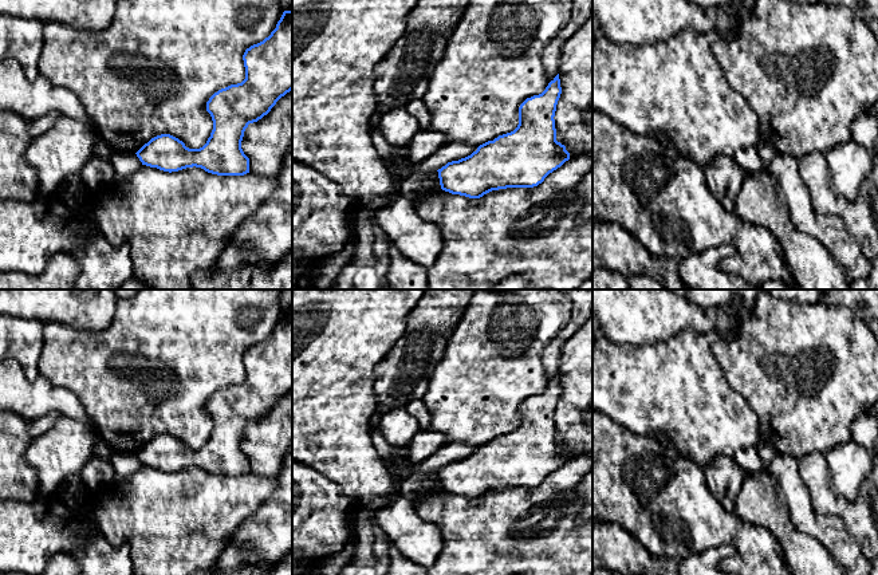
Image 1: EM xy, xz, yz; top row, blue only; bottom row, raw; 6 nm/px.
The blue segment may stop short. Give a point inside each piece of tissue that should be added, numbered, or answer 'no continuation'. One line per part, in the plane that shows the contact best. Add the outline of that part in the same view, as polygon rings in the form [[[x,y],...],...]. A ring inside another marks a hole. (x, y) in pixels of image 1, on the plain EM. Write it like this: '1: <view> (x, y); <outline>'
no continuation

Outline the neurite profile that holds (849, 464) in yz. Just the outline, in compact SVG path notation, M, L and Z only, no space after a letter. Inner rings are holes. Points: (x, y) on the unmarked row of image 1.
M853 440L824 452L830 484L840 497L853 500L873 469L870 453Z

